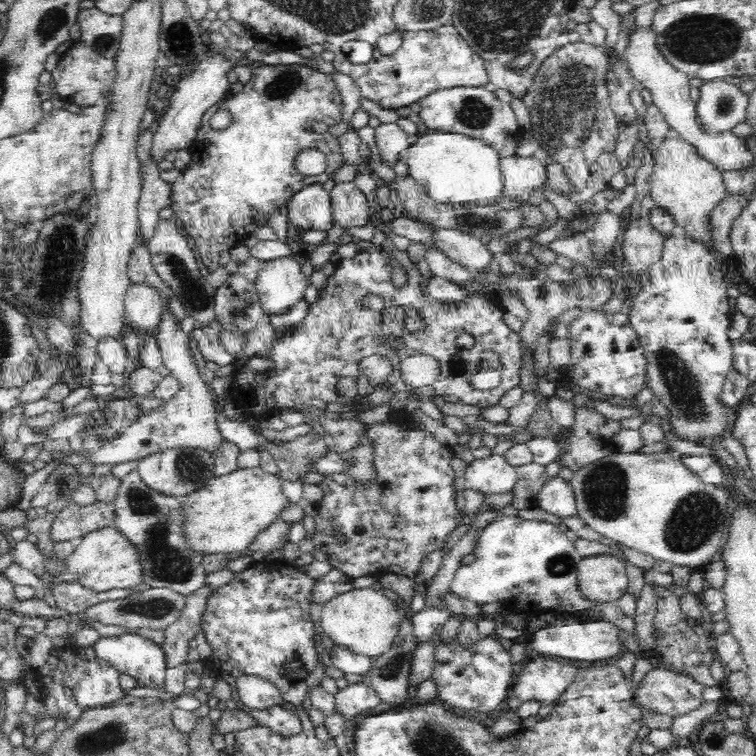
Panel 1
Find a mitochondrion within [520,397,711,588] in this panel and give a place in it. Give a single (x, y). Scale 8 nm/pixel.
(604, 489)

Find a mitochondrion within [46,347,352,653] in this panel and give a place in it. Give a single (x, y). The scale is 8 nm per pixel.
(167, 563)

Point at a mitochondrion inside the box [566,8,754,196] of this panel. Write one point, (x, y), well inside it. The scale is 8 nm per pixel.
(698, 38)

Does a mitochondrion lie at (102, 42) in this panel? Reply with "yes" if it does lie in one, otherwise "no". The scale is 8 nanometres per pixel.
yes

